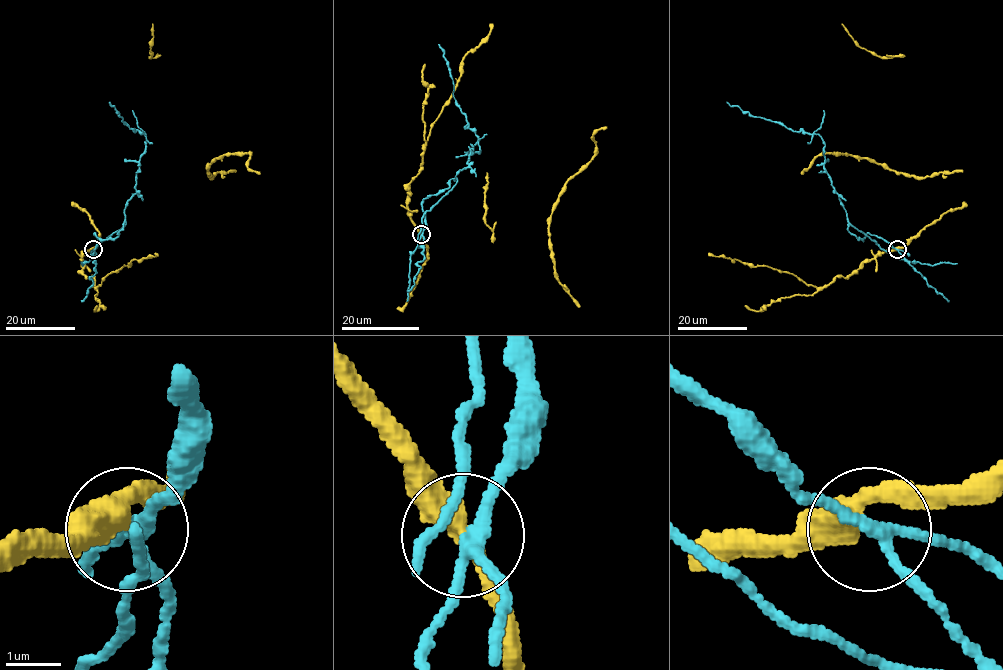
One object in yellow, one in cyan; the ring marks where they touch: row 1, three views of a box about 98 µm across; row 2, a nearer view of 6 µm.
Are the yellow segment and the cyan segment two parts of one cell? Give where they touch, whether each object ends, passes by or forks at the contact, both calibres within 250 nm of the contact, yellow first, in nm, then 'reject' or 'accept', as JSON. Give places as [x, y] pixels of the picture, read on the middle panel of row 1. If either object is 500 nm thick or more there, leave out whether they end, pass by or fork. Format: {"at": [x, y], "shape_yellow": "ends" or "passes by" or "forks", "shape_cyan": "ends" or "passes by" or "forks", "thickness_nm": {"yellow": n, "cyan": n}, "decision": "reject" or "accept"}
{"at": [421, 234], "shape_yellow": "passes by", "shape_cyan": "forks", "thickness_nm": {"yellow": 380, "cyan": 200}, "decision": "reject"}

